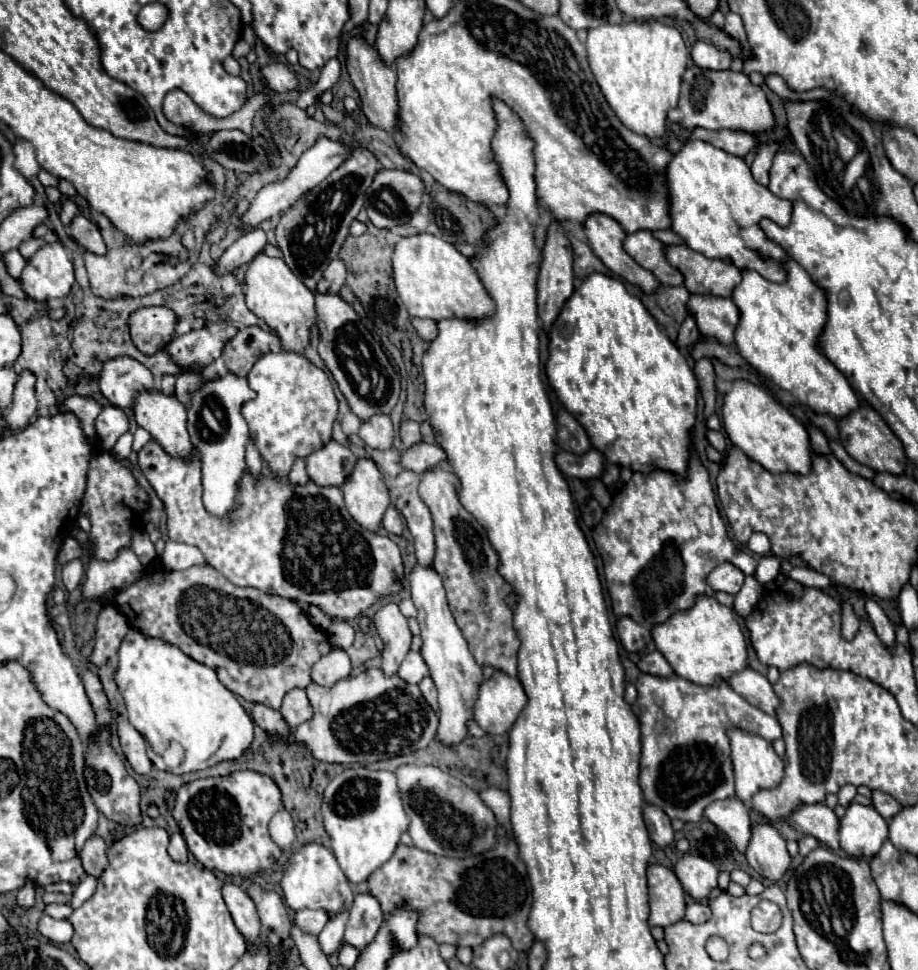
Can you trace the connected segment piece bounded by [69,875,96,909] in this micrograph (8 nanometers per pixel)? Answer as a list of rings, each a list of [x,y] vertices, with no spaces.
[[[86,875],[86,877],[74,887],[74,893],[72,893],[72,900],[69,905],[73,909],[82,906],[84,901],[88,901],[88,899],[94,895],[94,889],[96,889],[96,879],[90,877],[90,875]]]

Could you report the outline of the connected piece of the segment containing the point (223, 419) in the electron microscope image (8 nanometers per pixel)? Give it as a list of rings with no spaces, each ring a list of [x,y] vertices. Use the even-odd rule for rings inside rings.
[[[226,373],[226,377],[202,381],[202,385],[194,391],[194,397],[188,407],[190,441],[196,449],[200,449],[200,455],[202,455],[202,485],[204,485],[202,499],[206,509],[218,517],[226,515],[236,507],[236,489],[246,469],[244,453],[246,453],[246,441],[248,441],[248,425],[246,425],[246,419],[242,417],[242,405],[250,399],[254,399],[254,391],[248,387],[248,381],[244,377],[234,377],[234,373]],[[204,407],[210,407],[210,411],[214,413],[214,419],[220,425],[218,431],[210,429],[202,421],[200,411]]]

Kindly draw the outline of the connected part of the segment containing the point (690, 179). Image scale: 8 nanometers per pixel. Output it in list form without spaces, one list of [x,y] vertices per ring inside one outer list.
[[[672,135],[668,137],[664,149],[672,155],[672,159],[666,165],[666,187],[670,193],[670,221],[672,221],[670,229],[682,237],[684,245],[712,259],[728,259],[738,269],[754,269],[770,281],[776,281],[776,283],[786,281],[786,271],[782,267],[786,253],[764,235],[758,223],[762,217],[768,217],[776,221],[778,225],[786,227],[790,223],[792,203],[786,199],[774,197],[774,193],[770,193],[768,187],[762,187],[760,183],[756,183],[750,173],[750,167],[744,163],[742,157],[730,155],[706,141],[690,139],[682,143],[678,135]]]

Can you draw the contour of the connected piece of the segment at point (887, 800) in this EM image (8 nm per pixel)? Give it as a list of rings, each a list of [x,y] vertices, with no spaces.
[[[872,791],[872,807],[874,807],[884,819],[894,817],[894,815],[902,809],[902,805],[900,805],[896,799],[892,799],[888,793],[882,793],[882,791]]]

